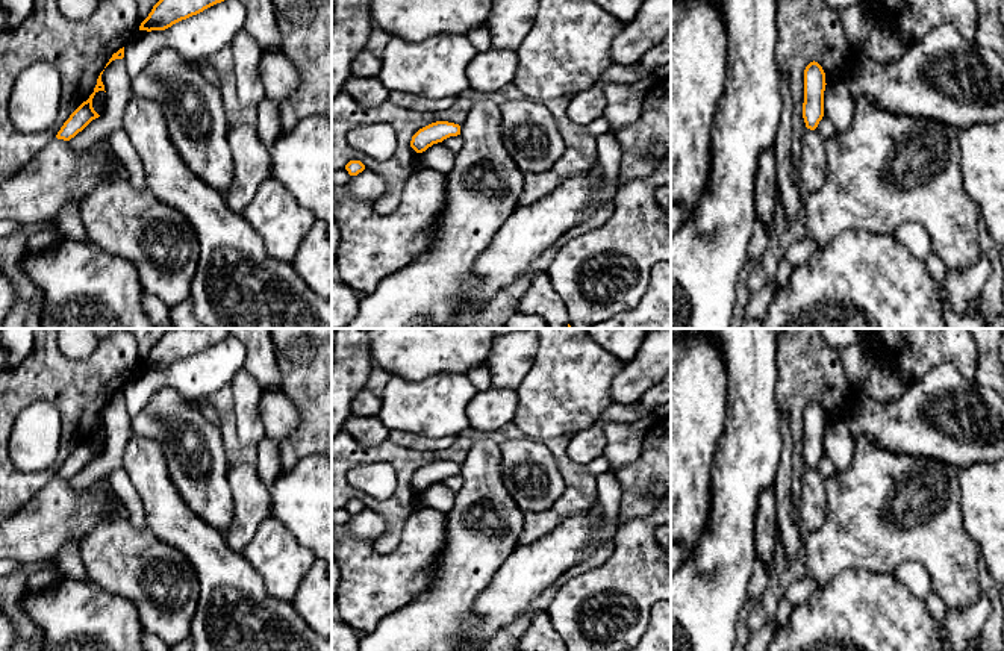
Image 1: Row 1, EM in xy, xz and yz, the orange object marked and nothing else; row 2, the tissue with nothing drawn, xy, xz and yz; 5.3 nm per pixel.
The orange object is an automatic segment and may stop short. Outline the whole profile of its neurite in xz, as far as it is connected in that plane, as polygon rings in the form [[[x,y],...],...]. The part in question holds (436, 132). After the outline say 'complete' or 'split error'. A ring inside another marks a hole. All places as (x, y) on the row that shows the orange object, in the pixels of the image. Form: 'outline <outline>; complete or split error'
outline [[[436,121],[419,129],[410,141],[410,147],[416,153],[426,151],[433,144],[442,142],[450,136],[460,135],[460,126],[448,121]]]; complete

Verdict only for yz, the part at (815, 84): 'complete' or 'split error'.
complete

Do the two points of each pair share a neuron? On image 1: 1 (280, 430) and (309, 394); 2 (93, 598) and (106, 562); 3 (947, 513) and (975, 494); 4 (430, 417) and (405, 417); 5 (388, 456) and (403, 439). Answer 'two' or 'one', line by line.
1: two
2: two
3: two
4: one
5: two

